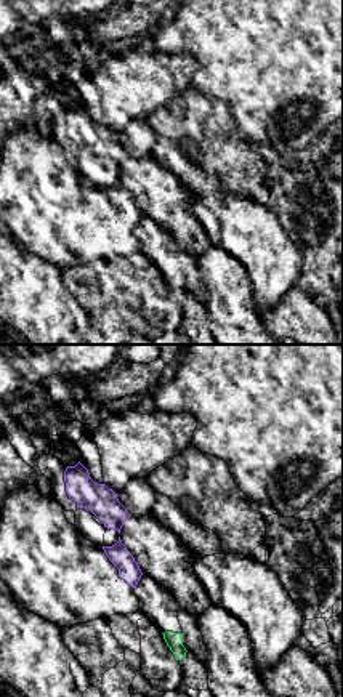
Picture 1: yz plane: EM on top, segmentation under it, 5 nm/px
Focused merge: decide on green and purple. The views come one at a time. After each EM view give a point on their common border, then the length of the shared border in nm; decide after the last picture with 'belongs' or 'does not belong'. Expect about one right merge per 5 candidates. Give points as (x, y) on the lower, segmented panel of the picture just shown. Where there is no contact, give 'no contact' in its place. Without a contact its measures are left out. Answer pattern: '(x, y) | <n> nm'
no contact

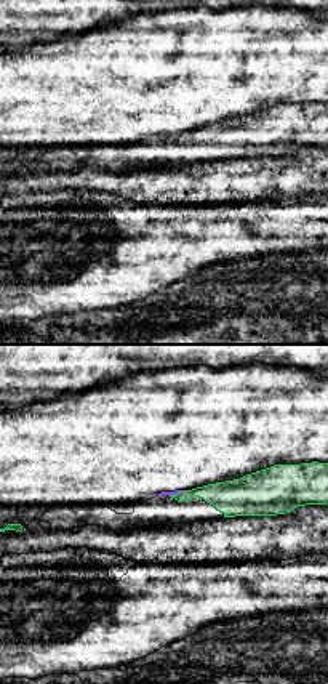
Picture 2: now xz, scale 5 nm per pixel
(176, 494) | 90 nm

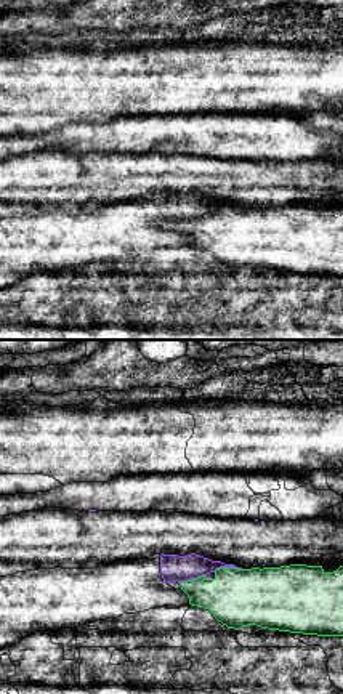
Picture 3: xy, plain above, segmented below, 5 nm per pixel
(226, 568) | 140 nm

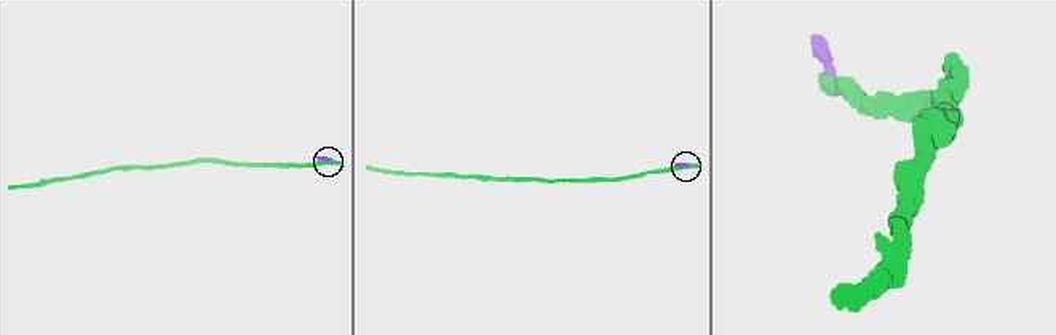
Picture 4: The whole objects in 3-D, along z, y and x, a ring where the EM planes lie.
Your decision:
does not belong

